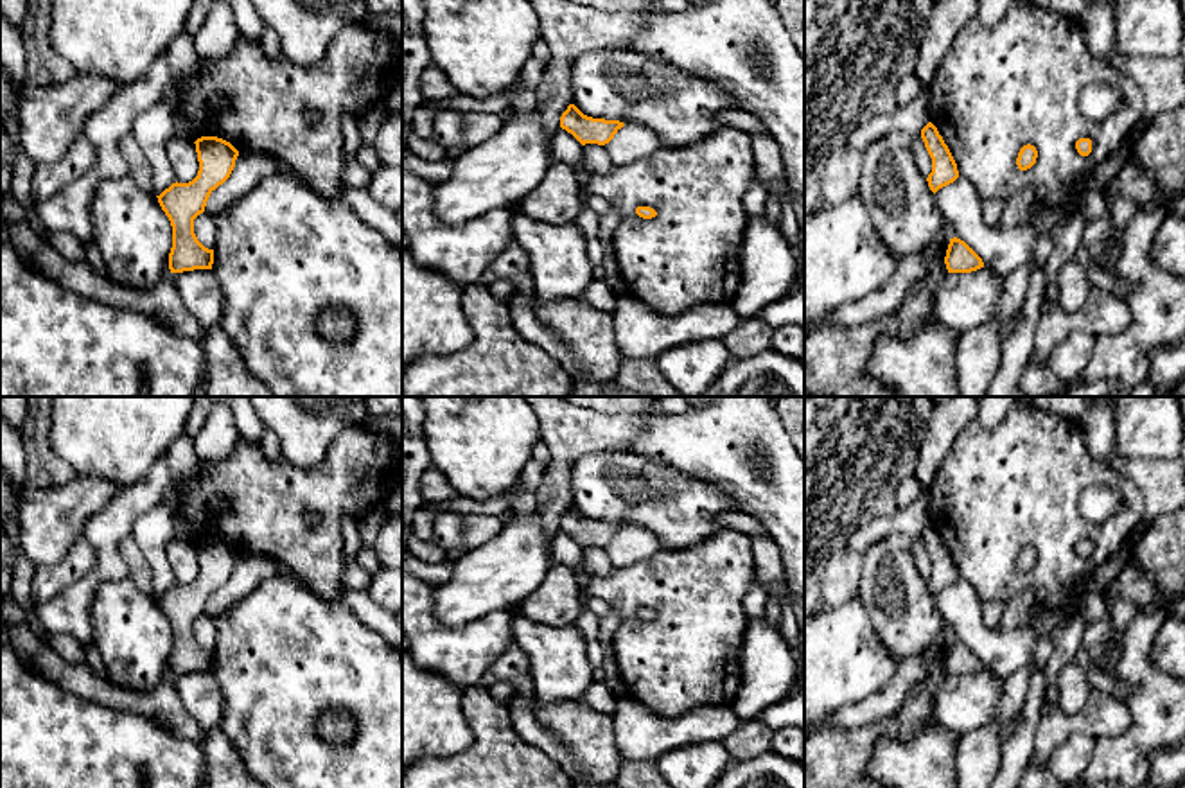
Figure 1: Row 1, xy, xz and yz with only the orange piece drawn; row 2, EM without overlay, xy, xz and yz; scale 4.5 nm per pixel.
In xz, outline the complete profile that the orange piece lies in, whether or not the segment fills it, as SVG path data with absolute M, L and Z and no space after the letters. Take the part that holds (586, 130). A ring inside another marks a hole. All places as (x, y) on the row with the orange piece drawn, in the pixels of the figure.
M569 104L560 117L560 127L571 133L582 145L605 145L623 126L619 120L587 117L575 104Z

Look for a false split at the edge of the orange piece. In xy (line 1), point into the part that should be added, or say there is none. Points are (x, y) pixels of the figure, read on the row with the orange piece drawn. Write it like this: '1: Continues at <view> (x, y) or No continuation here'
1: No continuation here

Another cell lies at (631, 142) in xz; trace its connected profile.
M634 122L625 124L621 129L618 129L614 138L605 144L605 149L614 165L625 165L645 158L659 147L659 136L652 129Z

